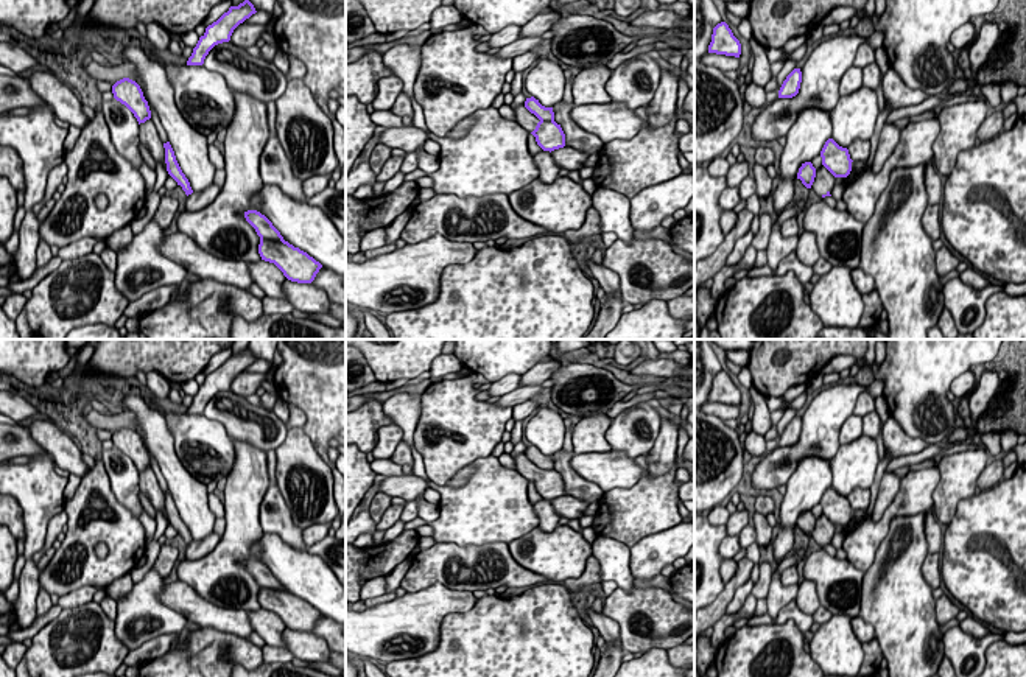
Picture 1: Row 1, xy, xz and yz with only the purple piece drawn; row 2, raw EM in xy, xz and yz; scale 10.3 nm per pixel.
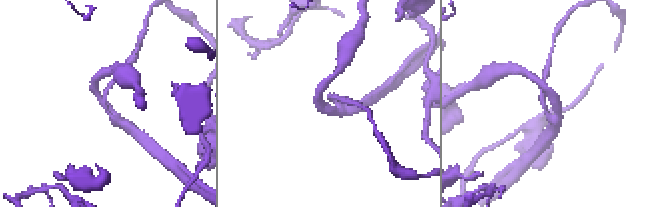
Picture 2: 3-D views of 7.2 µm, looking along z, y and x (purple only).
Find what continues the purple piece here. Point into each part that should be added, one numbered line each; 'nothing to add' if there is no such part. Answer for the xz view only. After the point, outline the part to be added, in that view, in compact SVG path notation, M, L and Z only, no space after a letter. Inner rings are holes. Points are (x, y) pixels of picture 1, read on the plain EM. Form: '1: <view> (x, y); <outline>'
1: xz (523, 466); M518 454L515 459L515 470L529 482L536 478L540 470L534 462L531 462L525 454Z

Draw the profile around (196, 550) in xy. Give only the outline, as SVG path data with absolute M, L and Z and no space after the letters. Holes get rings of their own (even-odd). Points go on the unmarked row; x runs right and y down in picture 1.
M212 532L209 537L206 537L201 542L191 542L185 548L185 559L187 560L198 560L212 552L216 545L220 543L223 535L218 535L216 532Z

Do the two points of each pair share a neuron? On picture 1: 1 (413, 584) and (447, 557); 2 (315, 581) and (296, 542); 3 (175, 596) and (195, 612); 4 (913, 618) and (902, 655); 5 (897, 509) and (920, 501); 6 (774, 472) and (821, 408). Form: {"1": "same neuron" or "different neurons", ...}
{"1": "same neuron", "2": "different neurons", "3": "same neuron", "4": "same neuron", "5": "same neuron", "6": "same neuron"}

